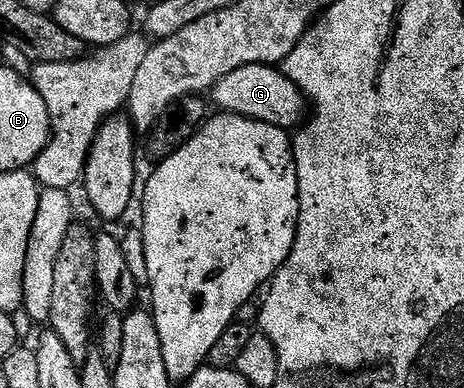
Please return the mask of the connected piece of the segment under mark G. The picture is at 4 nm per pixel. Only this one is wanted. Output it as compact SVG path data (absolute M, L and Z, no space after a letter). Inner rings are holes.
M250 64L225 74L210 89L210 99L220 113L244 116L250 120L260 120L284 130L295 130L304 123L309 105L302 90L278 67L269 64ZM212 96L212 97L211 97Z

